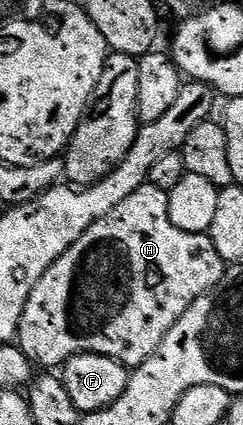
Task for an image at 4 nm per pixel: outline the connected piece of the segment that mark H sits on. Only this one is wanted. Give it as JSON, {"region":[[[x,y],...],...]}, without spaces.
{"region":[[[147,183],[143,187],[139,187],[139,191],[127,195],[127,199],[123,199],[123,203],[119,203],[119,207],[115,207],[115,211],[107,211],[107,215],[103,219],[99,219],[91,227],[87,227],[85,234],[46,271],[43,279],[39,279],[39,283],[35,283],[35,287],[27,299],[27,307],[23,311],[16,344],[25,352],[29,361],[38,366],[45,365],[41,367],[64,366],[66,361],[70,361],[72,357],[78,357],[80,353],[98,353],[104,357],[115,359],[126,367],[142,365],[157,350],[159,343],[163,343],[167,331],[171,331],[171,327],[175,327],[175,323],[179,323],[181,316],[200,297],[216,289],[221,280],[225,278],[226,268],[227,263],[219,255],[219,251],[215,251],[215,243],[210,239],[209,234],[179,231],[179,227],[175,227],[175,223],[171,223],[169,218],[169,194],[164,193],[159,187]]]}

